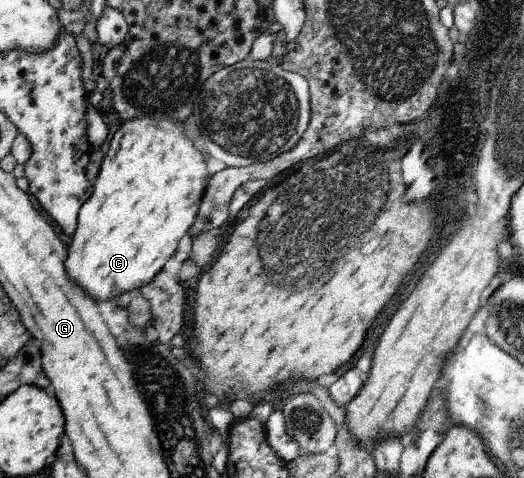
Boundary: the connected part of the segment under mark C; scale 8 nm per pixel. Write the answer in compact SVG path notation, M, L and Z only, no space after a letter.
M152 115L144 116L143 118L132 118L132 120L124 121L120 128L112 136L110 144L108 144L108 152L102 160L99 173L95 178L95 192L92 193L90 200L82 206L82 211L79 213L78 228L72 236L72 241L68 245L67 256L67 276L71 282L79 286L91 299L95 301L111 301L112 299L119 298L124 292L131 291L135 294L136 290L152 281L155 276L163 270L163 266L175 256L176 246L180 242L180 238L184 238L184 234L191 230L190 226L195 224L196 217L198 216L198 206L203 200L202 194L207 190L208 172L206 172L206 162L204 156L194 148L193 140L188 140L184 130L182 132L184 122L176 120L176 118L169 117L163 120L152 120Z

